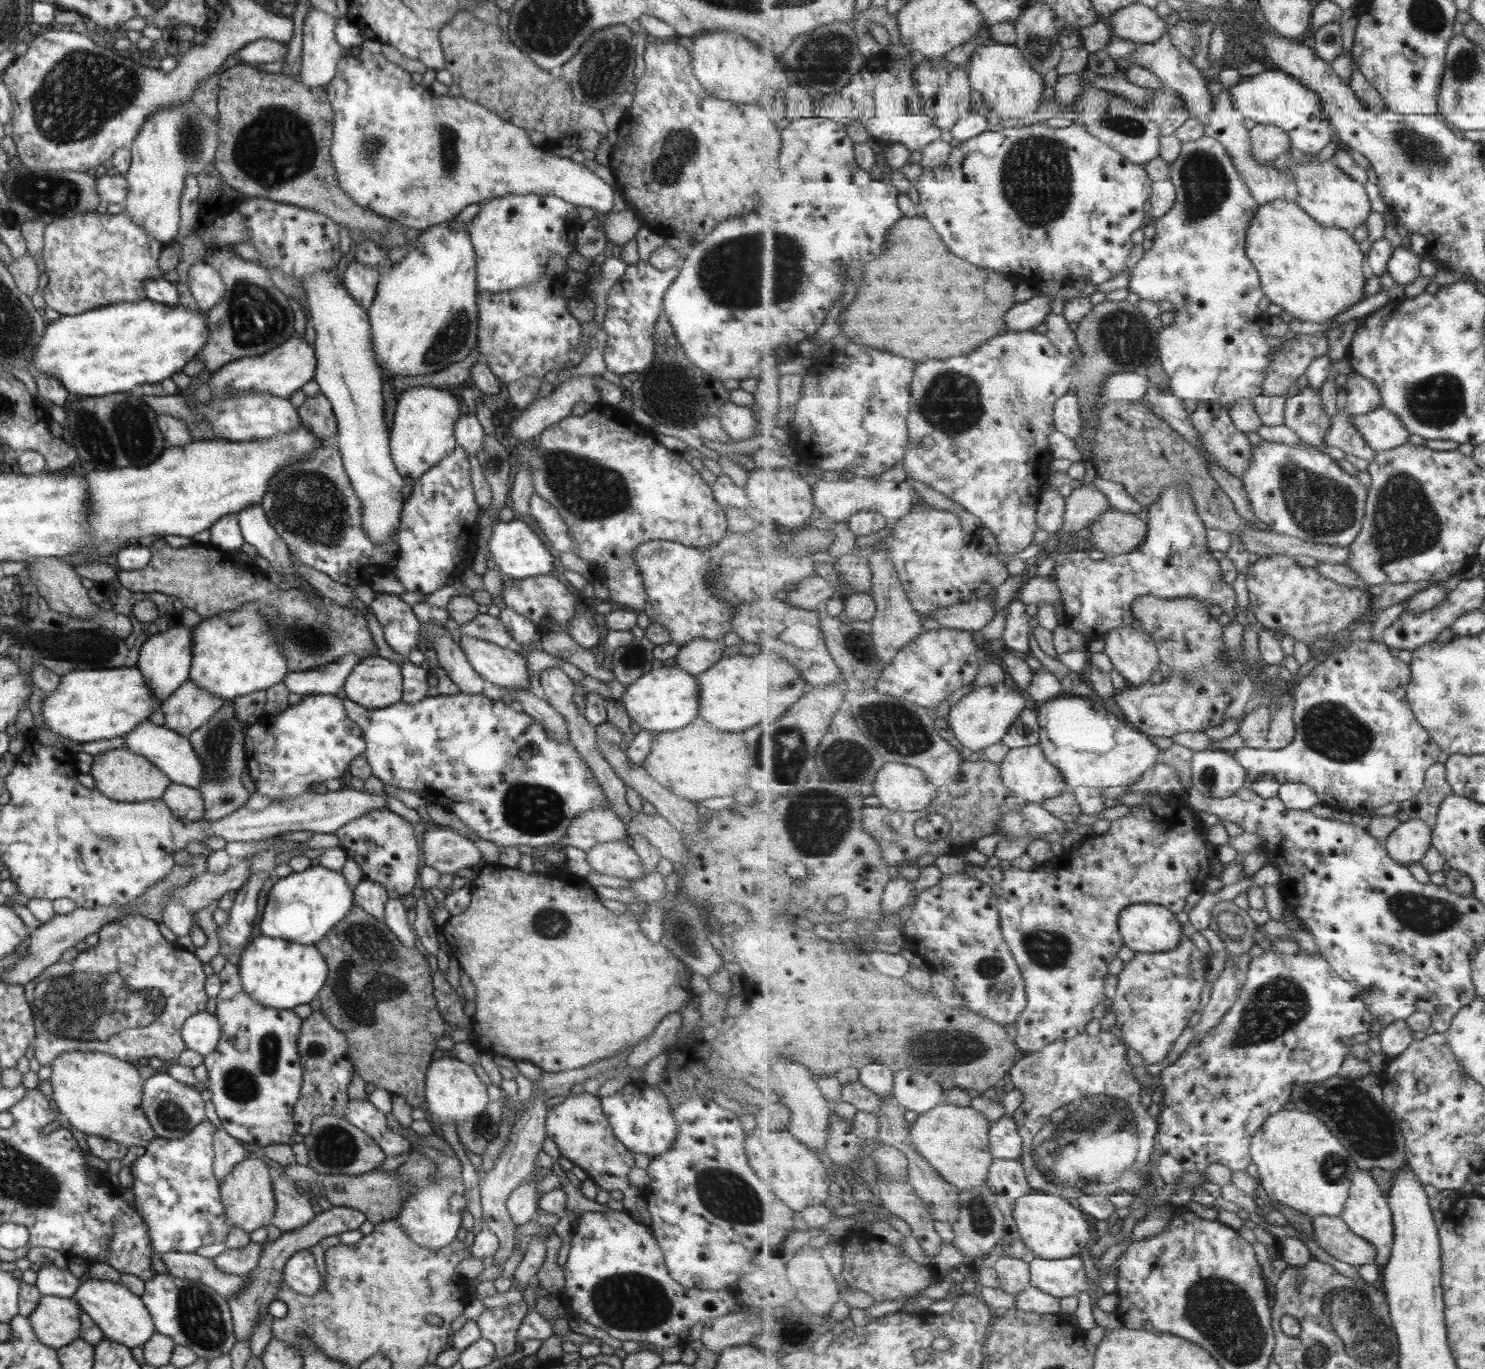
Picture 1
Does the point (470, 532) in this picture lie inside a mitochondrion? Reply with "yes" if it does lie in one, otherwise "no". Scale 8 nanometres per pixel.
no

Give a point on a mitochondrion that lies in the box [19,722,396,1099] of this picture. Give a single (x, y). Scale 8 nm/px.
(87, 1004)

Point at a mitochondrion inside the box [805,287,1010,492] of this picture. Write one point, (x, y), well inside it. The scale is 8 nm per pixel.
(951, 403)

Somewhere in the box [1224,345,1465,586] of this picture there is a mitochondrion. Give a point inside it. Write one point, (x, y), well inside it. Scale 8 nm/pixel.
(1404, 525)

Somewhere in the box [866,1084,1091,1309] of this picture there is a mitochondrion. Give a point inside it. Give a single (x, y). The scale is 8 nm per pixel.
(980, 1215)

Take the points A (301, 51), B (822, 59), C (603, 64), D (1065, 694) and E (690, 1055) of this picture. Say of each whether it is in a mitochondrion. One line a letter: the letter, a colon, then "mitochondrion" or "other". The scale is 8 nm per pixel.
A: other
B: mitochondrion
C: mitochondrion
D: other
E: other

